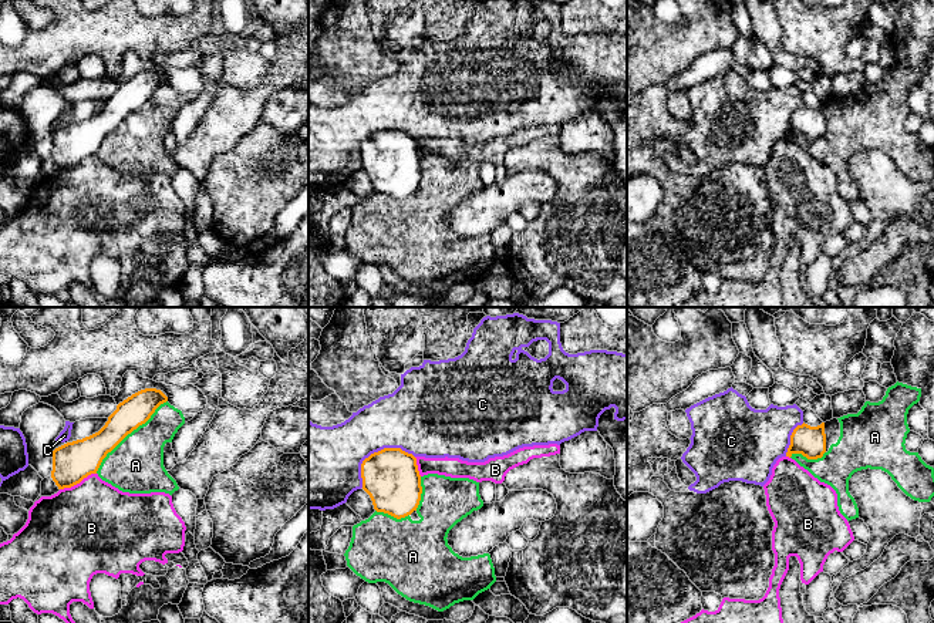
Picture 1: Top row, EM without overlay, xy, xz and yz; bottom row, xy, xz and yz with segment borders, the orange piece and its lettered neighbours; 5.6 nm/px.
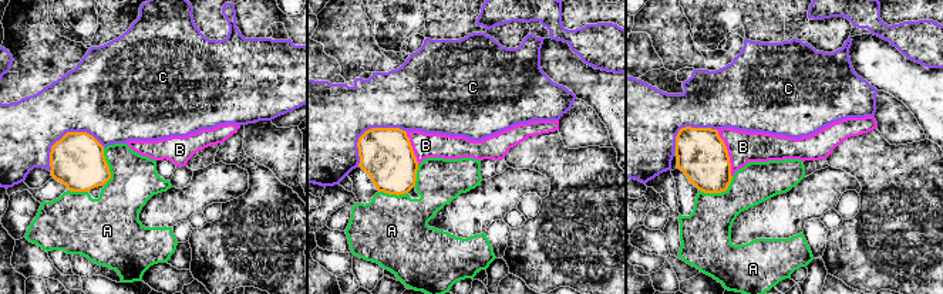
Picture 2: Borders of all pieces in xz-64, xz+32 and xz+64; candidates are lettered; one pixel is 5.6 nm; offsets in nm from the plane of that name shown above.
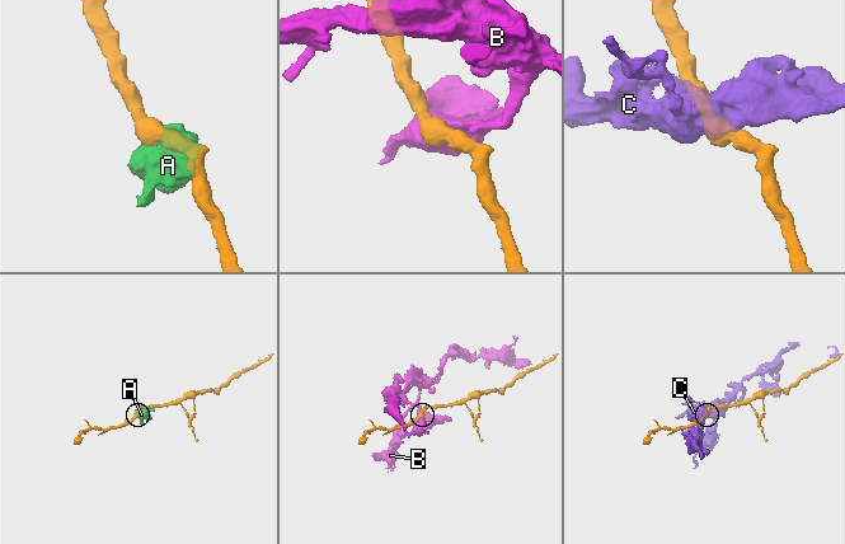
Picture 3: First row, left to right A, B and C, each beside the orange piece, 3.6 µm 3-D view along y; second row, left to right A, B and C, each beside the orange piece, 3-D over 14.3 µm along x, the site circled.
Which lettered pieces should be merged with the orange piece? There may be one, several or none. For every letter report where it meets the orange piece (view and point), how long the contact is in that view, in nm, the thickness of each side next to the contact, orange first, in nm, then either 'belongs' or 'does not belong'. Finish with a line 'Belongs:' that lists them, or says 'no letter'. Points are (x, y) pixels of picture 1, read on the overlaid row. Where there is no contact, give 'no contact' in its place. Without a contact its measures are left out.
A: xy (128, 433) | 600 nm | 170/320 nm | does not belong
B: xy (77, 482) | 220 nm | 220/480 nm | does not belong
C: xz (376, 453) | 360 nm | 320/340 nm | does not belong
Belongs: no letter

